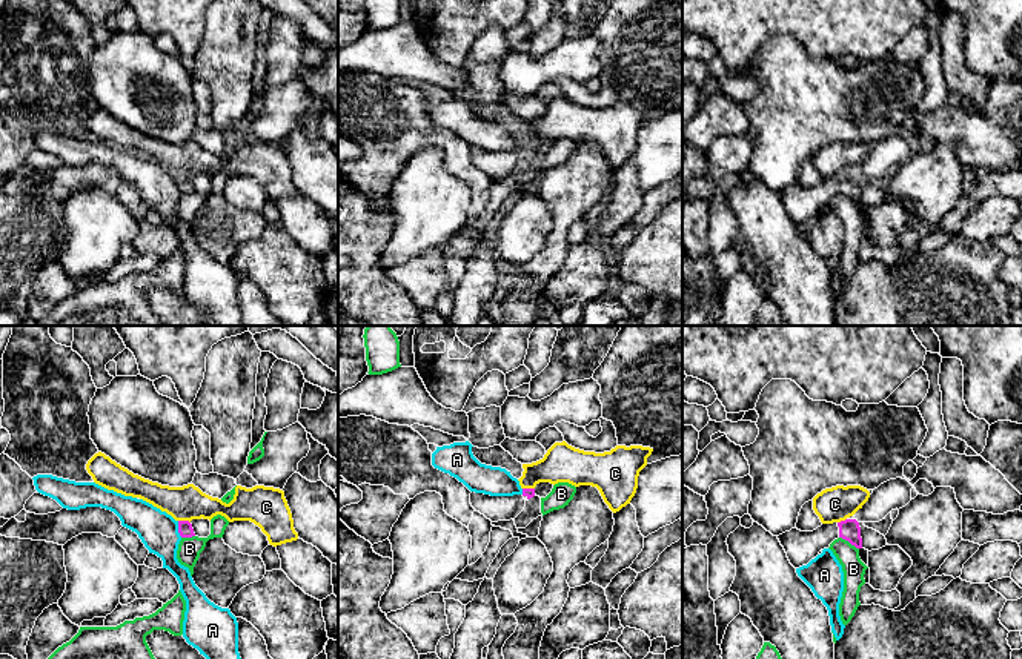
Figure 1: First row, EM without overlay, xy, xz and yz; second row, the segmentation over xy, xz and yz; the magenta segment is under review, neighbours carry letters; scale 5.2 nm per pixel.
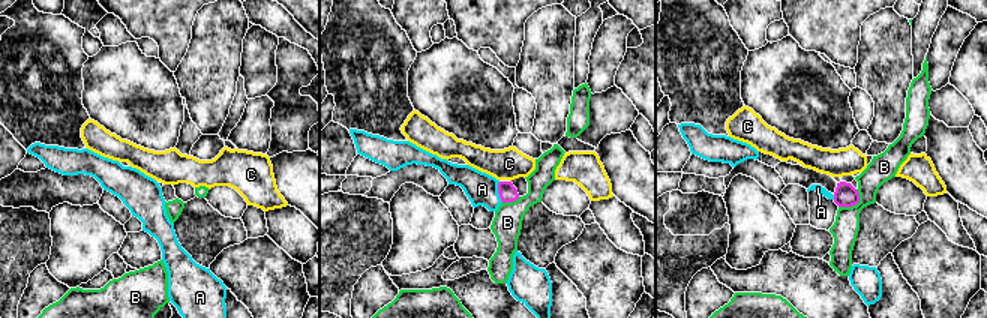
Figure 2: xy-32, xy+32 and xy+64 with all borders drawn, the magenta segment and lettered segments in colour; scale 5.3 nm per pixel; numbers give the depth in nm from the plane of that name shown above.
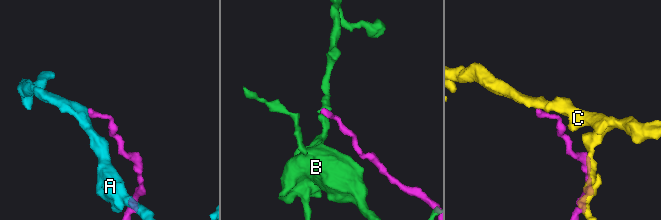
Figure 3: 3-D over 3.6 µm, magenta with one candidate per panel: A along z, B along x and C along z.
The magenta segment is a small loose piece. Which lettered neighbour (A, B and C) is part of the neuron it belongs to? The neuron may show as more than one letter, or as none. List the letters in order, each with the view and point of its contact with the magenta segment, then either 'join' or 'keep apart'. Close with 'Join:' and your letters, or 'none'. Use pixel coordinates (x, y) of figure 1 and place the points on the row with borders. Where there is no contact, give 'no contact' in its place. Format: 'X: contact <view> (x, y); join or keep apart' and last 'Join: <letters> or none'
A: contact xy (179, 529); keep apart
B: contact yz (849, 541); keep apart
C: contact xy (185, 521); keep apart
Join: none

